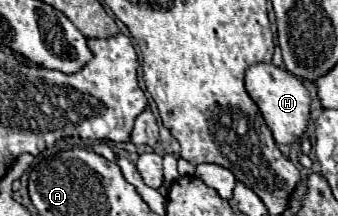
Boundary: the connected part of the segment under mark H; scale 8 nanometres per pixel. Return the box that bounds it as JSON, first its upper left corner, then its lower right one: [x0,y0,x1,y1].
[245,62,311,144]

